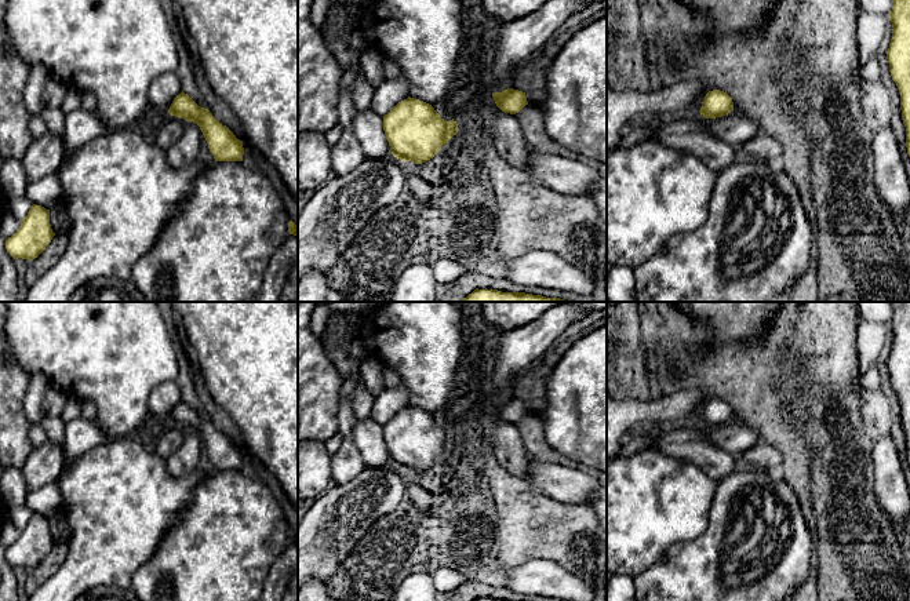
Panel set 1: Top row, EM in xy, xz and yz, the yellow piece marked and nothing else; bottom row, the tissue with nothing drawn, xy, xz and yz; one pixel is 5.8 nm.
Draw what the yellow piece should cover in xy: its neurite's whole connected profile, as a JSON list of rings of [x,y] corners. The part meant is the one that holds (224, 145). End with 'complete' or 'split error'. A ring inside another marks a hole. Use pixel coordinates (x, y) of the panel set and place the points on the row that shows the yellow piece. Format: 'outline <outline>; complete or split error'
outline [[[183,91],[174,98],[168,113],[200,127],[215,161],[243,161],[243,141]]]; complete

